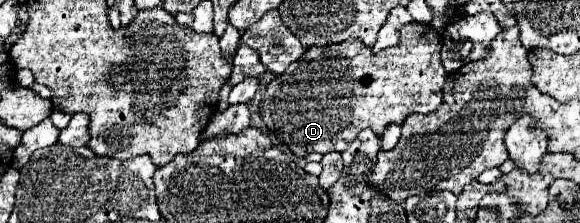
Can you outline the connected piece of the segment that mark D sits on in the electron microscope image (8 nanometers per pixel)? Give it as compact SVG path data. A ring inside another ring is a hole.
M410 22L400 30L400 42L378 54L364 46L360 40L344 40L330 46L308 48L300 60L292 62L288 70L276 76L264 94L260 104L260 116L266 128L286 144L296 156L306 156L310 152L344 152L360 130L372 128L382 134L388 124L402 124L410 114L428 114L442 104L442 86L446 82L446 70L442 66L440 50L442 36L430 26L420 22Z

